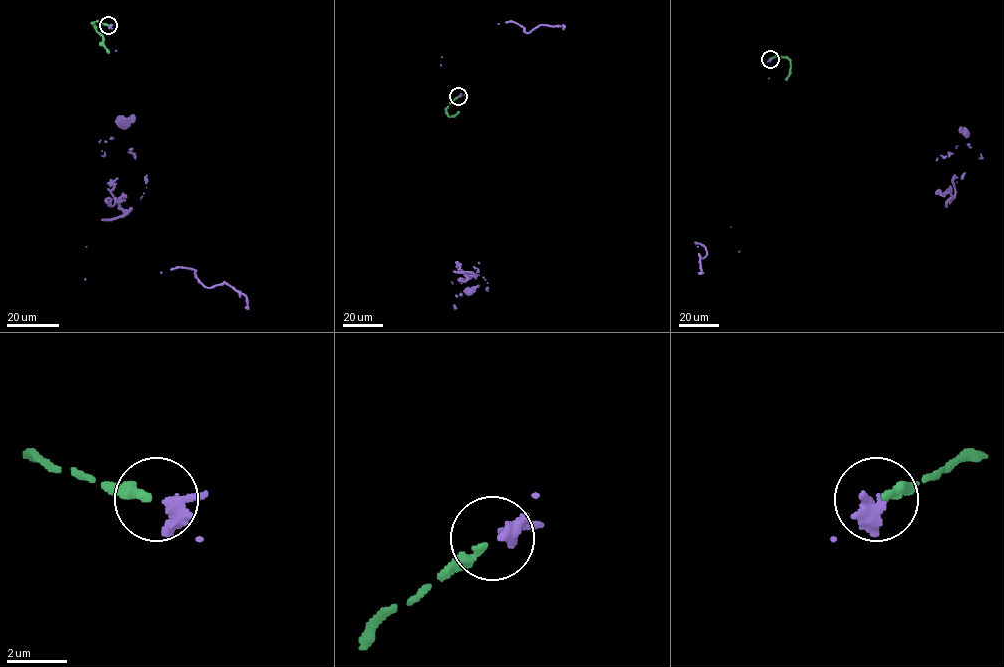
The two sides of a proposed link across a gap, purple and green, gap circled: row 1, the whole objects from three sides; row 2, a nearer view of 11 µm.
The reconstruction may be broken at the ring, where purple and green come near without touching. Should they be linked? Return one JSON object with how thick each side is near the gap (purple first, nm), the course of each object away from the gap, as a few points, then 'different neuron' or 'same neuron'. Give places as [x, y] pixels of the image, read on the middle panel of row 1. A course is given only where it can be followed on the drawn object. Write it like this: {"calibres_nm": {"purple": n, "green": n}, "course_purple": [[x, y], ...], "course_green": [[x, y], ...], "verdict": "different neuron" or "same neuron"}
{"calibres_nm": {"purple": 500, "green": 280}, "course_purple": [[458, 96], [479, 263], [477, 285], [470, 291]], "course_green": [[458, 97], [449, 104], [446, 113], [453, 116], [458, 112]], "verdict": "different neuron"}

